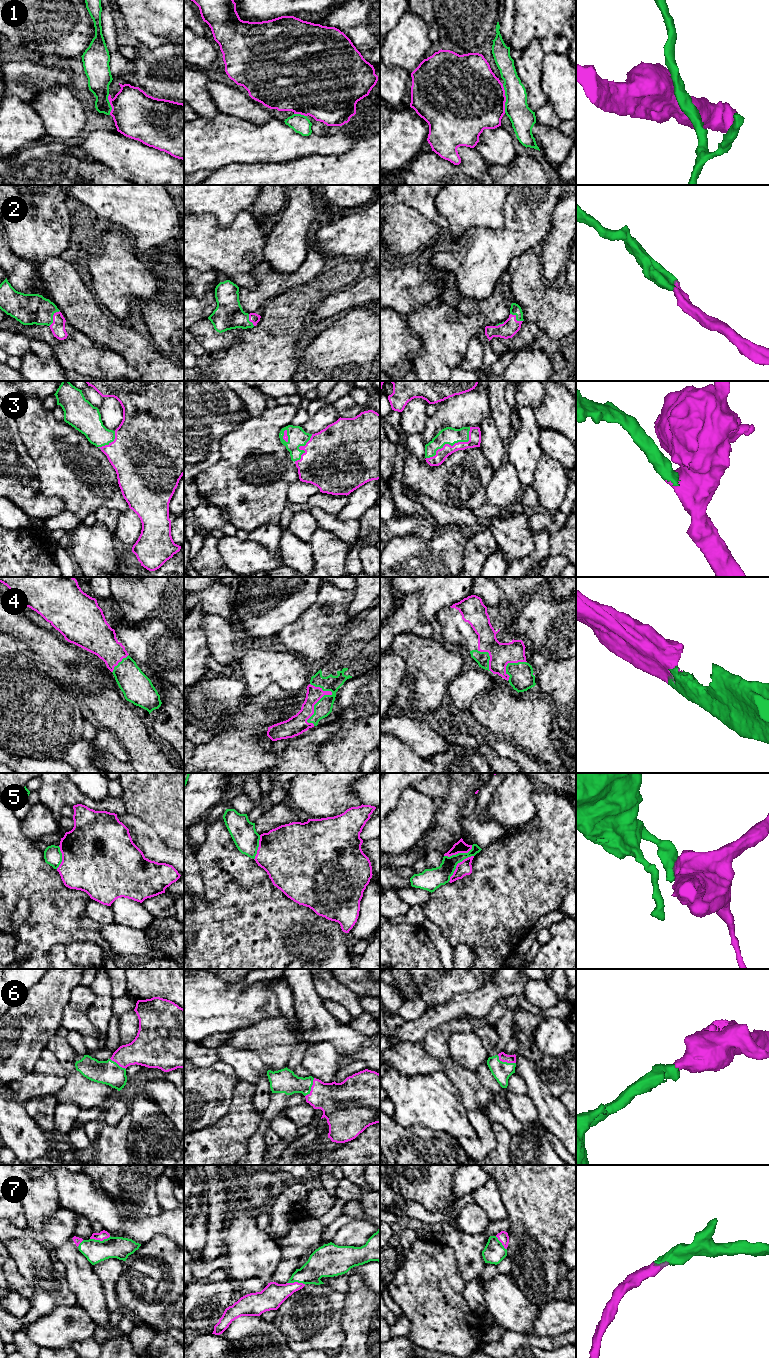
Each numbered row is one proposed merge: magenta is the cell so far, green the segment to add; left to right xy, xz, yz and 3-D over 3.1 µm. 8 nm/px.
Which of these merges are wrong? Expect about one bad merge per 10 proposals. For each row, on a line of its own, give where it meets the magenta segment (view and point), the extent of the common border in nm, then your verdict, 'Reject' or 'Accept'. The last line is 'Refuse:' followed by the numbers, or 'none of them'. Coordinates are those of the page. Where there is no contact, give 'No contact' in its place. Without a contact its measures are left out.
1: Touches magenta at yz (505, 98). Shared border 240 nm. Reject
2: Touches magenta at xy (53, 318). Shared border 160 nm. Accept
3: Touches magenta at yz (453, 445). Shared border 440 nm. Accept
4: Touches magenta at xz (322, 696). Shared border 340 nm. Accept
5: Touches magenta at yz (457, 865). Shared border 300 nm. Reject
6: Touches magenta at yz (505, 1061). Shared border 170 nm. Accept
7: Touches magenta at xy (100, 1240). Shared border 170 nm. Accept
Refuse: 1, 5

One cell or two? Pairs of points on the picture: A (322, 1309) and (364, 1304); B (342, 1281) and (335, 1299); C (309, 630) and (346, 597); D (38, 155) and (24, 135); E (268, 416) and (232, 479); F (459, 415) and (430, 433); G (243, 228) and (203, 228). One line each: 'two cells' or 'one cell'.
A: two cells
B: two cells
C: one cell
D: two cells
E: one cell
F: one cell
G: one cell

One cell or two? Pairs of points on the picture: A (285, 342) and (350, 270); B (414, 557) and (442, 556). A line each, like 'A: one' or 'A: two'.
A: one
B: one

